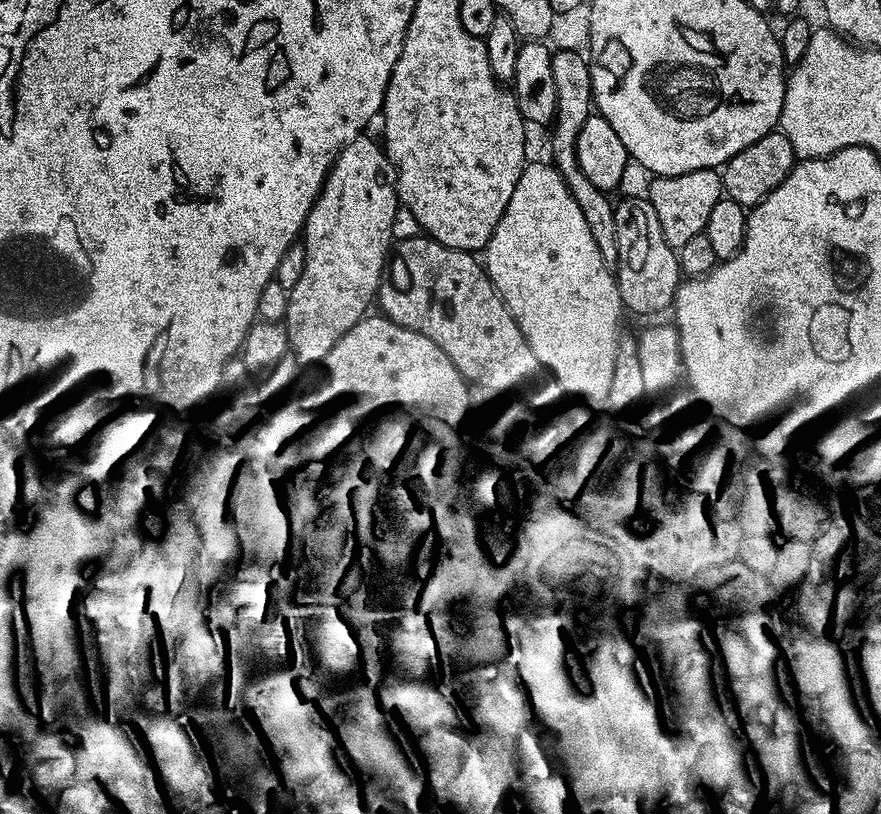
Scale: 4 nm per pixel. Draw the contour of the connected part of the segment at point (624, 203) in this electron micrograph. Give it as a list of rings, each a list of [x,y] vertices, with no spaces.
[[[643,195],[617,199],[614,207],[614,222],[618,226],[618,258],[614,275],[621,305],[640,316],[652,316],[667,308],[669,311],[682,283],[677,249],[666,242],[666,234],[662,234],[662,226],[658,223],[658,214],[654,214],[654,206]]]

